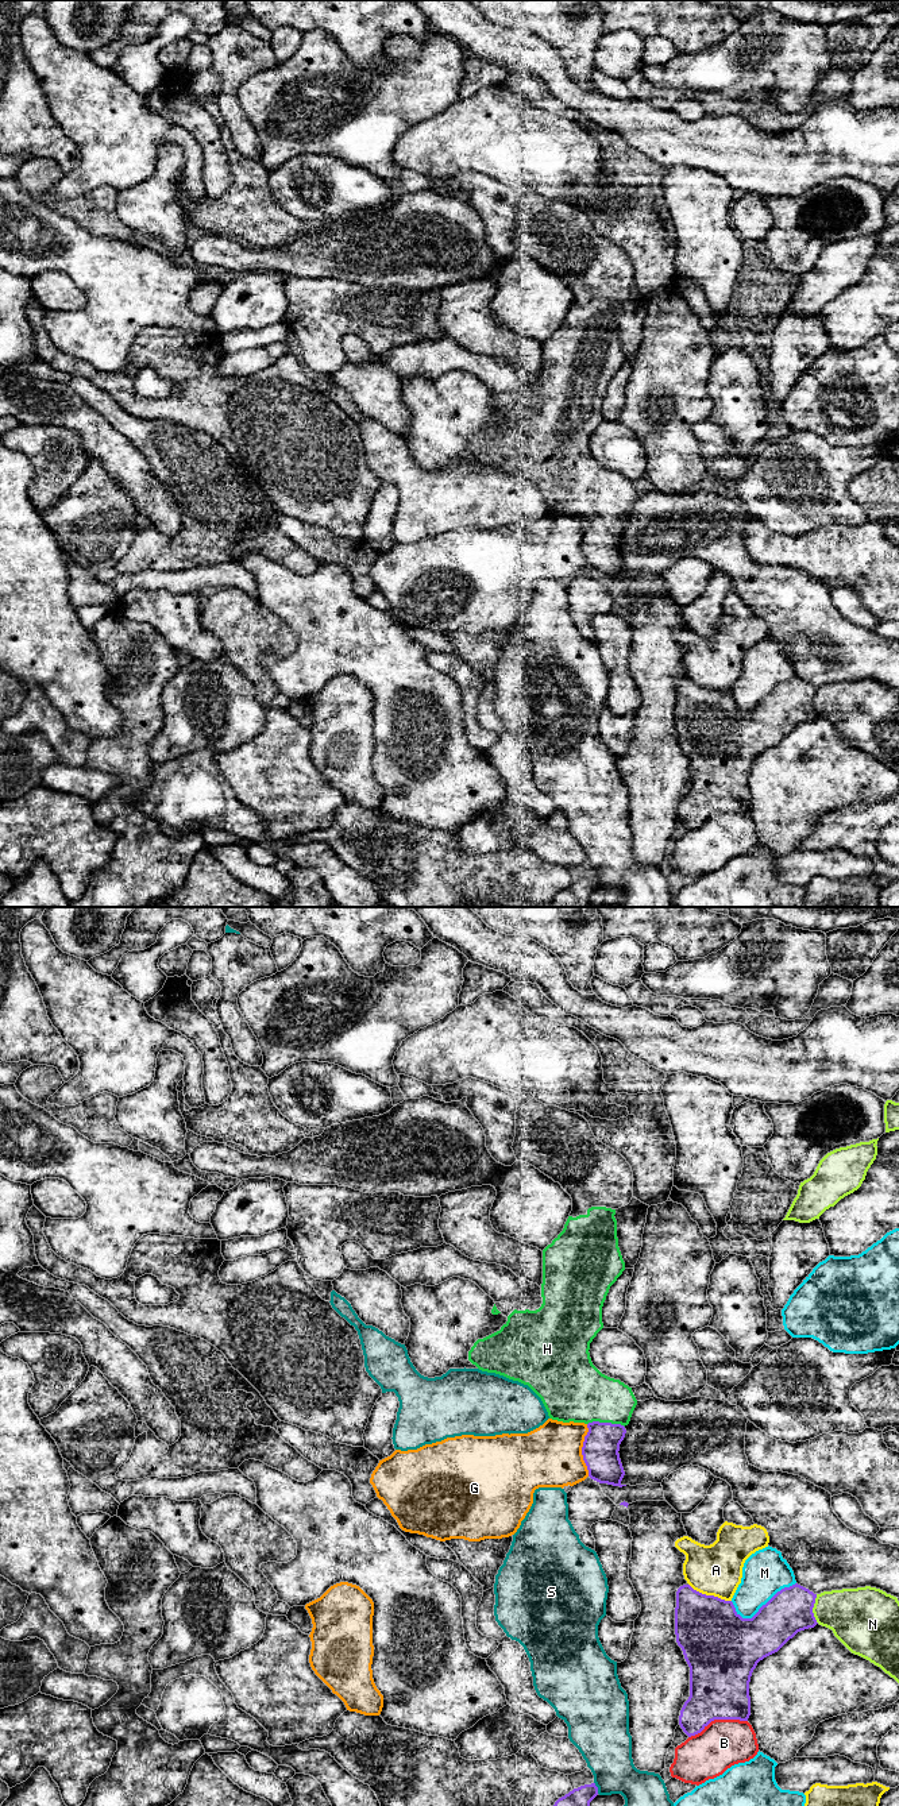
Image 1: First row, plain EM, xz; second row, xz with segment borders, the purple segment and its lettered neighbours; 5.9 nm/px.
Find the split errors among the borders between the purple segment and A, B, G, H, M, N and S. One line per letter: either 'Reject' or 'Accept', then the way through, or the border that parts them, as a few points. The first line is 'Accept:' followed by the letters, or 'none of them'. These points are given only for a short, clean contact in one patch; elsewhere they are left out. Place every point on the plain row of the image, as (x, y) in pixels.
Accept: H
A: Reject
B: Reject
G: Reject
H: Accept. Path across: xz (601, 539), (606, 516), (578, 485)
M: Reject
N: Reject
S: Reject

